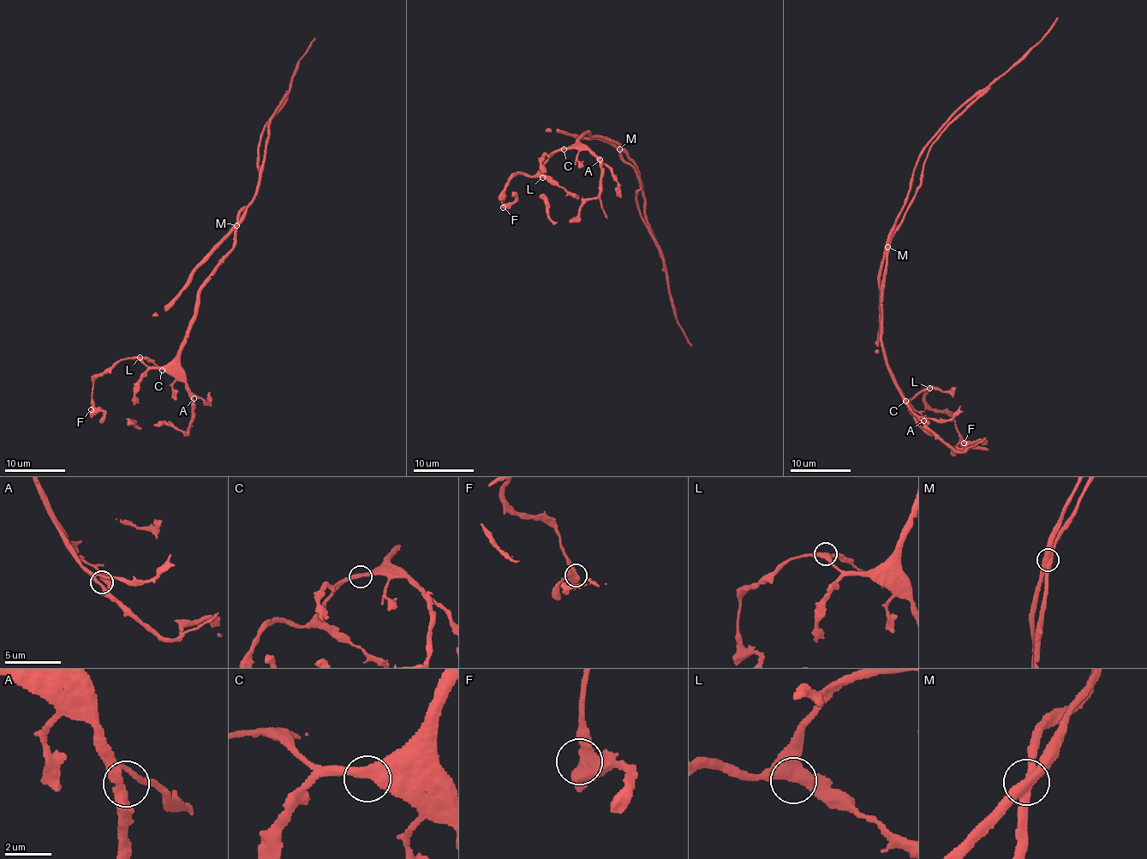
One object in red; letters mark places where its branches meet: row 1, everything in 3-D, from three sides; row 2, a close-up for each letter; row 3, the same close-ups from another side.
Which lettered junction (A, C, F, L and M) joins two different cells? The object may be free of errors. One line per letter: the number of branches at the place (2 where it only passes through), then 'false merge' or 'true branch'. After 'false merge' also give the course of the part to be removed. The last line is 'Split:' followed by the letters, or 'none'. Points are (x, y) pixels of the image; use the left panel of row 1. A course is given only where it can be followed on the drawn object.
A: 3 branches meet; true branch
C: 2 branches meet; true branch
F: 3 branches meet; true branch
L: 3 branches meet; true branch
M: 4 branches meet; false merge; foreign part runs (235, 226), (257, 189), (268, 136), (269, 118), (289, 92), (294, 68), (314, 38)
Split: M

